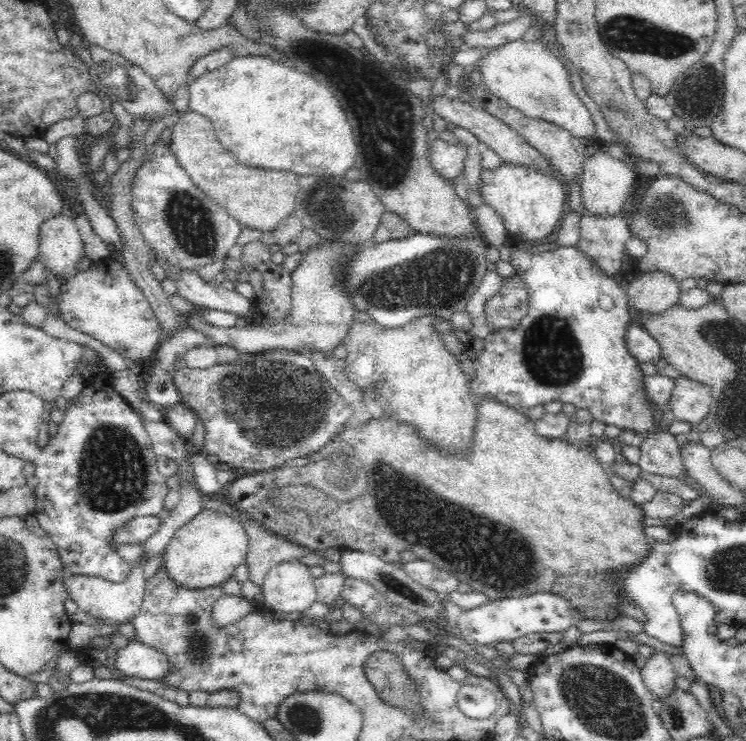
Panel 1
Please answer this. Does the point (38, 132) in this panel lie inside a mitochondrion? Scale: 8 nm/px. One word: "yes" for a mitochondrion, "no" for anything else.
no

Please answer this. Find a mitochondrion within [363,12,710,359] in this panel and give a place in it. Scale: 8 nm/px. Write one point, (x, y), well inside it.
(622, 32)

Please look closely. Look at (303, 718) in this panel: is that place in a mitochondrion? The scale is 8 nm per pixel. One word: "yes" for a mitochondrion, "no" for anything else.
yes

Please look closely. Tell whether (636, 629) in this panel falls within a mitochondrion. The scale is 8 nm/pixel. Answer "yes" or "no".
no

